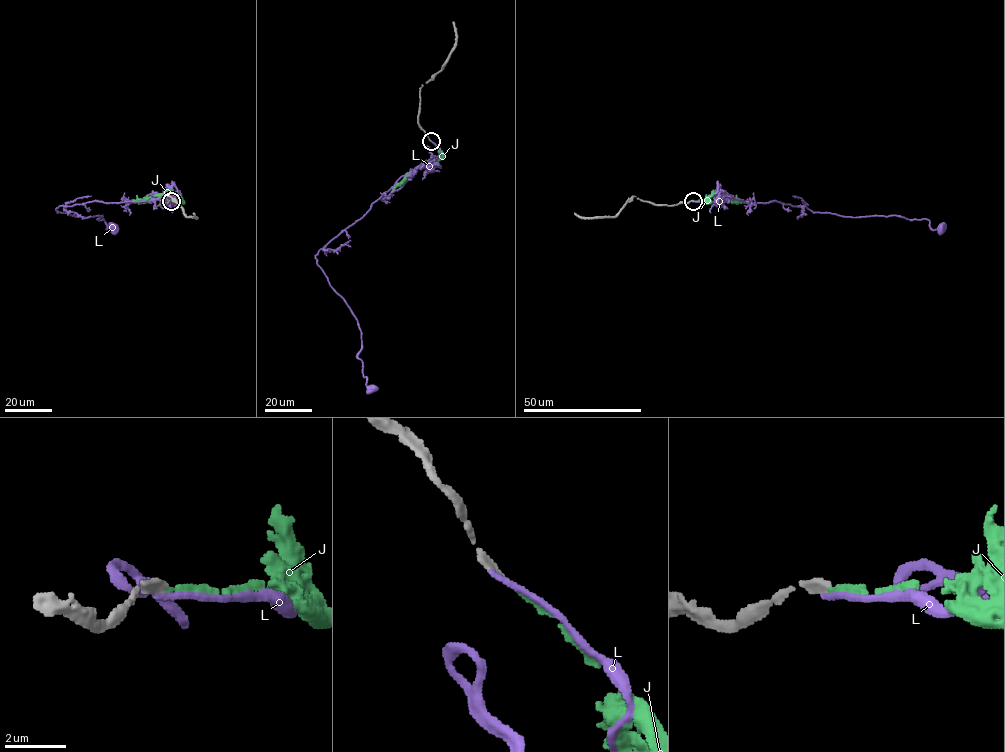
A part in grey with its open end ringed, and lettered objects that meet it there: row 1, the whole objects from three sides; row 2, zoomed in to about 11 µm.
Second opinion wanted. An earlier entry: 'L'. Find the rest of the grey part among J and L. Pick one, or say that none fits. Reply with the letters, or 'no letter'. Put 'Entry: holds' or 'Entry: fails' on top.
Entry: fails
J

